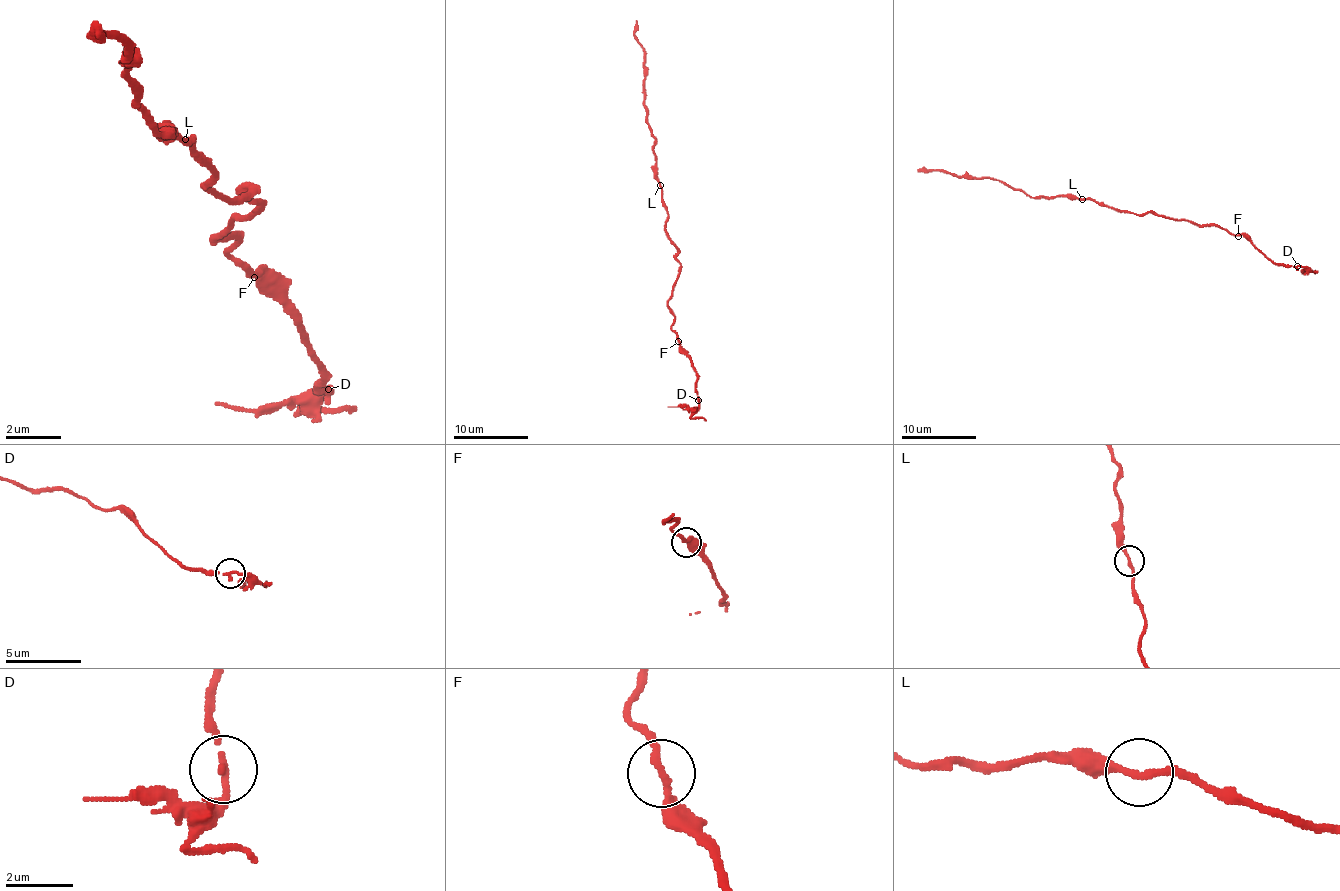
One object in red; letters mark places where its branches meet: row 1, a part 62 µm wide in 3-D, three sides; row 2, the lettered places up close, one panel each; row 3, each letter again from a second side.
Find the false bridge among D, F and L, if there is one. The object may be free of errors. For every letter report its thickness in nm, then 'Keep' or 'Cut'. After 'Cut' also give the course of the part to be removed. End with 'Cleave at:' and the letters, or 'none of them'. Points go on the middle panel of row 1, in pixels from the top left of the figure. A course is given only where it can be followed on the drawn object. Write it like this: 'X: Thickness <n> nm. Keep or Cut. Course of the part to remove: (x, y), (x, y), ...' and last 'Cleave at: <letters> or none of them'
D: Thickness 200 nm. Cut. Course of the part to remove: (699, 401), (695, 408), (667, 406)
F: Thickness 200 nm. Keep
L: Thickness 200 nm. Keep
Cleave at: D

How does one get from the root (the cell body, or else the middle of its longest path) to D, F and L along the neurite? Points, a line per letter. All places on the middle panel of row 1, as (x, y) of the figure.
D: (669, 237), (680, 265), (673, 296), (667, 302), (675, 317), (671, 330), (697, 374), (699, 401)
F: (669, 237), (676, 248), (676, 261), (680, 265), (673, 296), (667, 302), (675, 317), (671, 330), (678, 341)
L: (669, 237), (665, 229), (667, 211), (660, 185)

